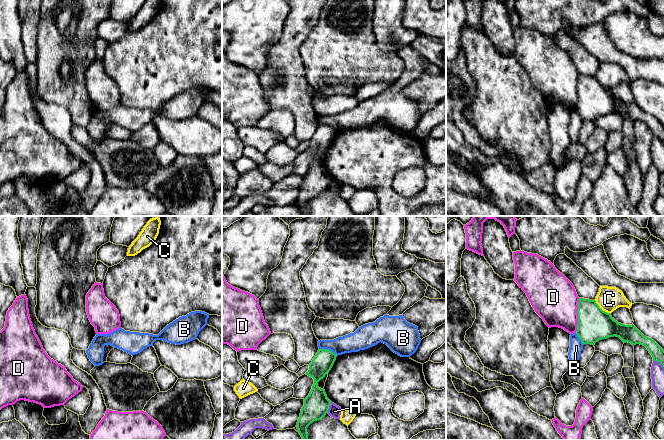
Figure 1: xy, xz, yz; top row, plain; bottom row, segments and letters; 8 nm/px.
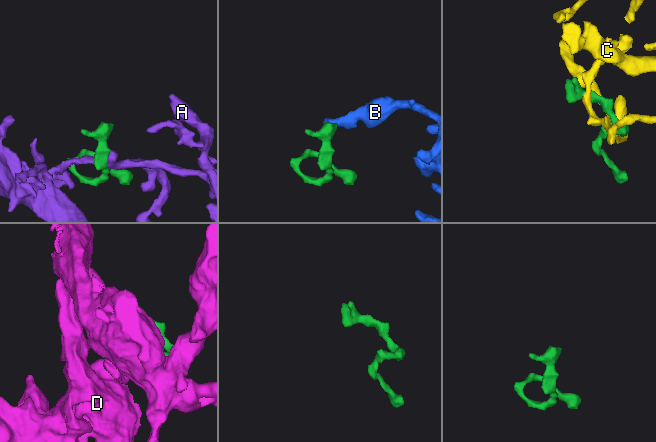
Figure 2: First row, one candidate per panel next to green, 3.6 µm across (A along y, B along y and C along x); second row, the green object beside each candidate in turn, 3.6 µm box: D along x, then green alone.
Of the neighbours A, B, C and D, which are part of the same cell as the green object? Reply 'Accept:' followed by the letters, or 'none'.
Accept: none

